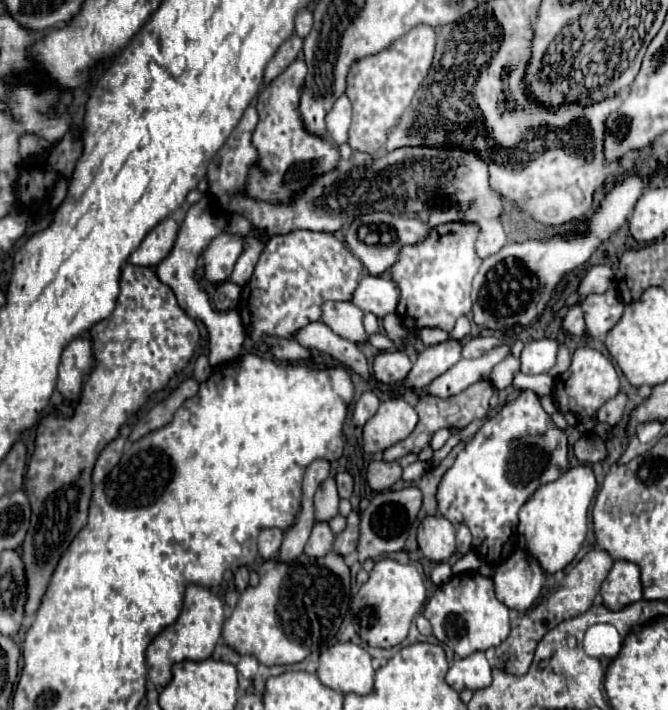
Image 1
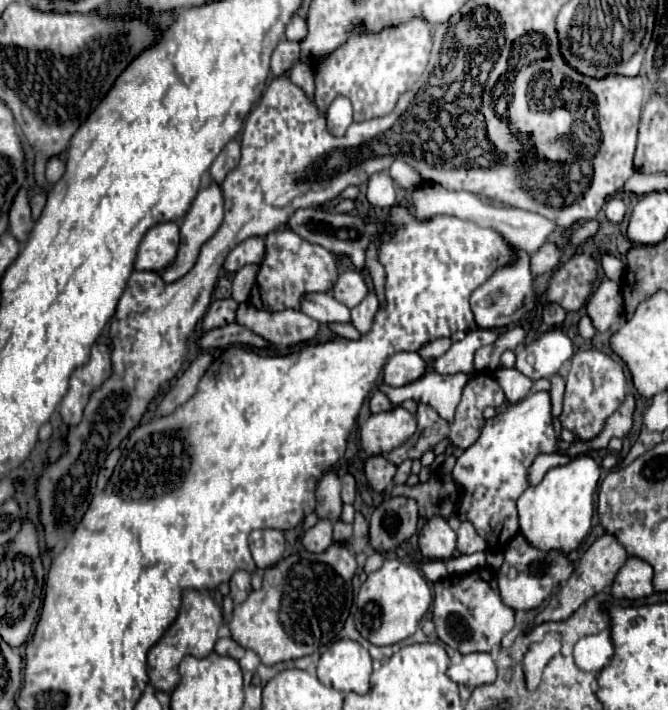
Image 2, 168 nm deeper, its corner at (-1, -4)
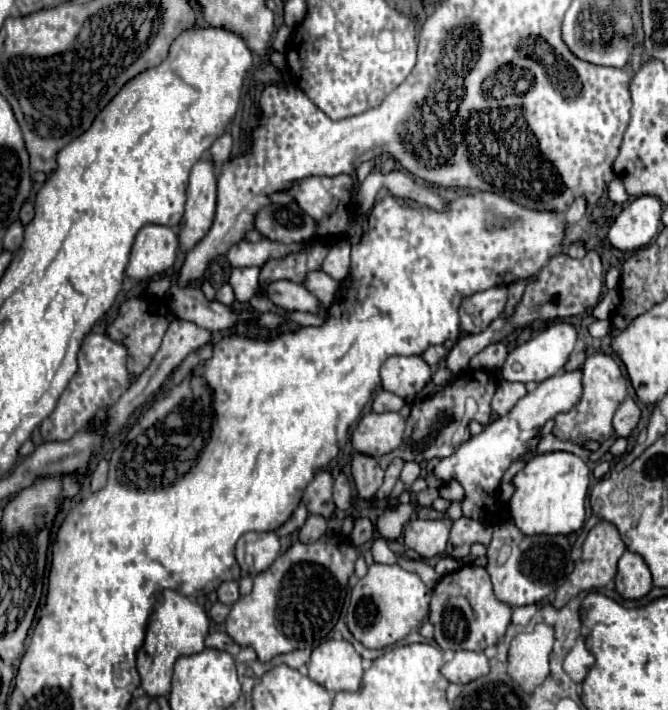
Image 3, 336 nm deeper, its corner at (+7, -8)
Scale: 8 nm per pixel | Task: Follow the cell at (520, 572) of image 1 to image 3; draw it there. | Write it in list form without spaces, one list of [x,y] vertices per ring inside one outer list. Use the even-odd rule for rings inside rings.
[[[508,519],[496,529],[494,539],[488,545],[488,565],[486,565],[486,569],[492,577],[496,599],[500,599],[502,603],[506,603],[510,607],[522,607],[522,605],[540,603],[544,597],[548,597],[560,583],[566,581],[566,577],[574,569],[574,563],[570,559],[568,537],[562,537],[562,535],[526,537]],[[504,545],[510,545],[512,553],[506,559],[506,563],[502,567],[498,567],[496,559],[498,559],[498,553]]]

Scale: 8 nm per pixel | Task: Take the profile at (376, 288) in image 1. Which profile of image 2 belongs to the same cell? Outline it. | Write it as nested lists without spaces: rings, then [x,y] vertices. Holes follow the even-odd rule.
[[[342,271],[336,279],[336,283],[332,285],[330,293],[334,295],[336,301],[340,301],[342,305],[352,309],[368,295],[368,287],[358,271]]]

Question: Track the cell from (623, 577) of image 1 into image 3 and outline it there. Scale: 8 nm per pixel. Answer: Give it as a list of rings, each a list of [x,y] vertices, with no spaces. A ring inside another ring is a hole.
[[[626,551],[618,561],[616,591],[622,599],[640,599],[652,589],[652,575],[644,559]]]

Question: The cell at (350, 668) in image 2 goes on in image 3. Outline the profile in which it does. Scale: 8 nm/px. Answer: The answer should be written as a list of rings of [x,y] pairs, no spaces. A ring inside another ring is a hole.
[[[344,639],[318,645],[308,663],[308,677],[328,691],[358,691],[362,673],[362,657]]]

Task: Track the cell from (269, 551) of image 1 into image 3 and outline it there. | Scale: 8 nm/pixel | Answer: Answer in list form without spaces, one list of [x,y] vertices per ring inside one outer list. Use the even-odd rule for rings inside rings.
[[[246,533],[236,543],[236,559],[242,571],[258,575],[266,571],[280,553],[280,541],[276,533]]]

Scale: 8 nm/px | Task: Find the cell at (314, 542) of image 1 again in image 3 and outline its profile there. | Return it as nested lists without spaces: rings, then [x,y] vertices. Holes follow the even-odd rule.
[[[310,515],[304,527],[300,529],[300,541],[302,543],[314,543],[326,533],[326,519],[320,515]]]

